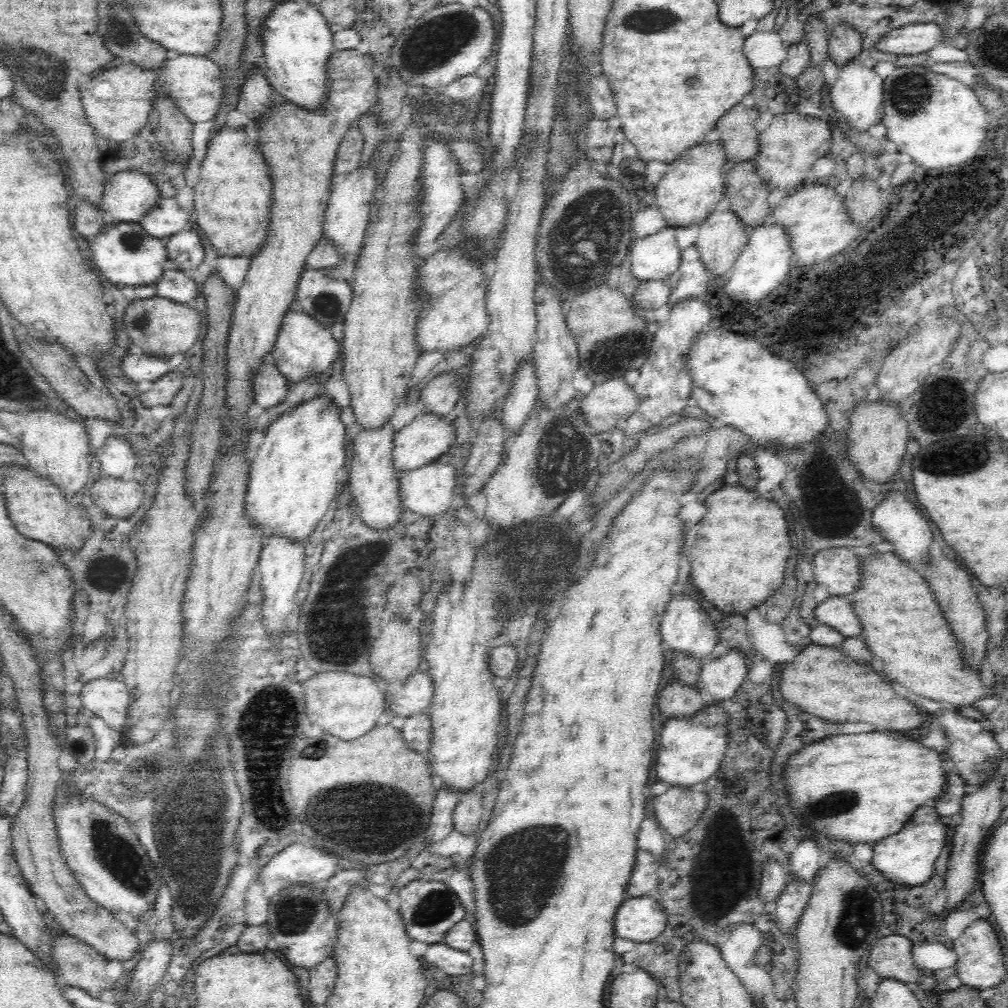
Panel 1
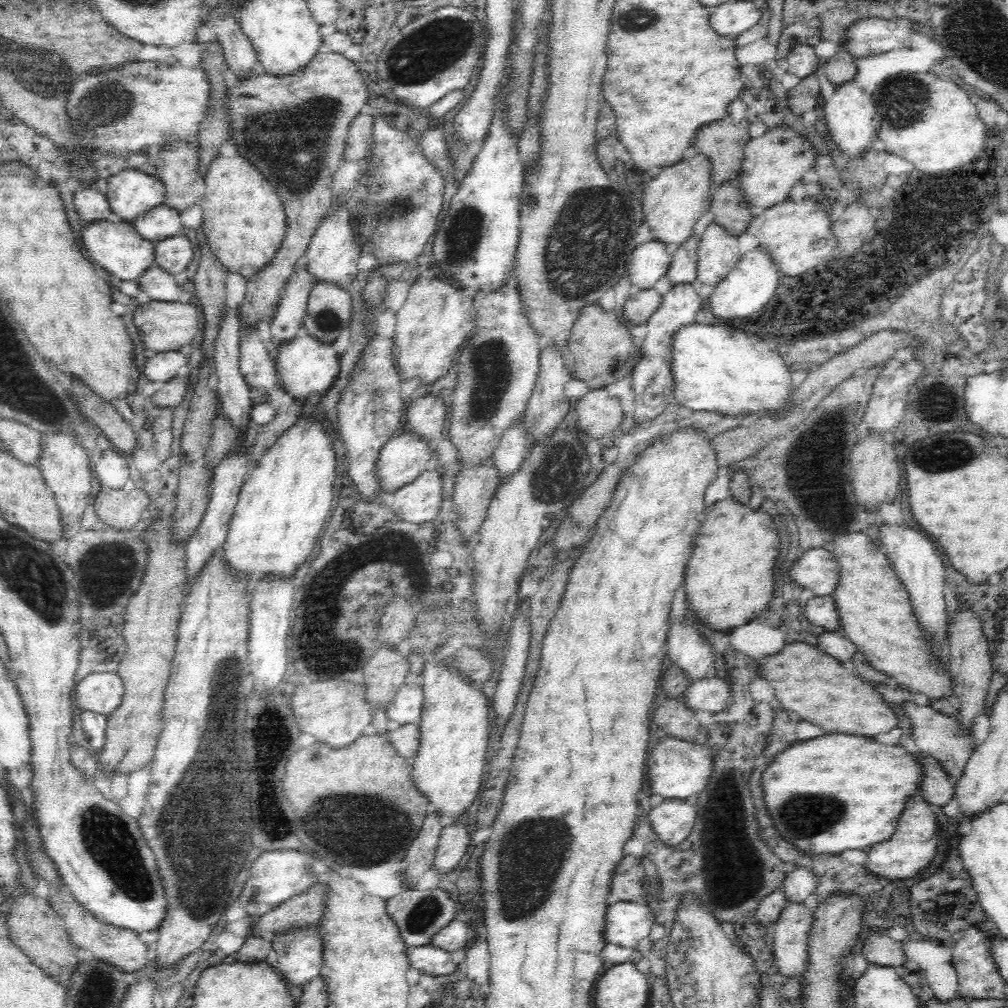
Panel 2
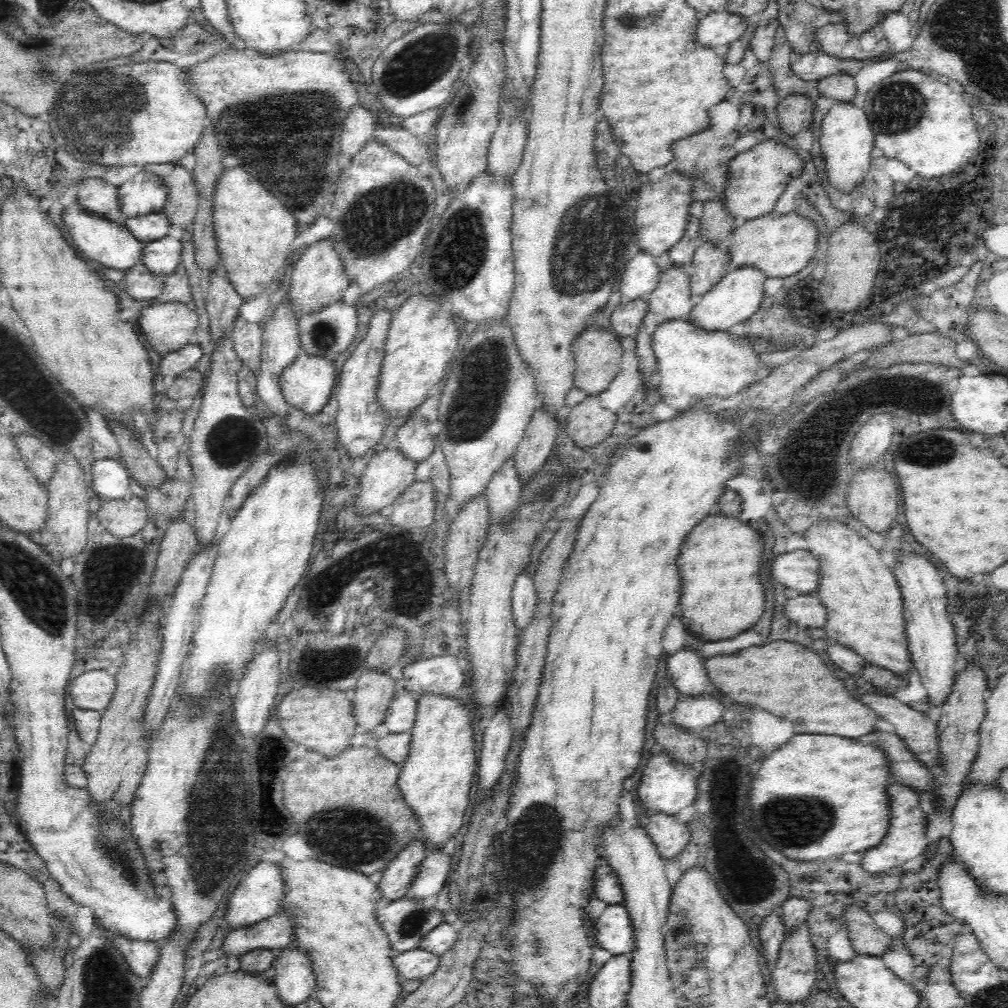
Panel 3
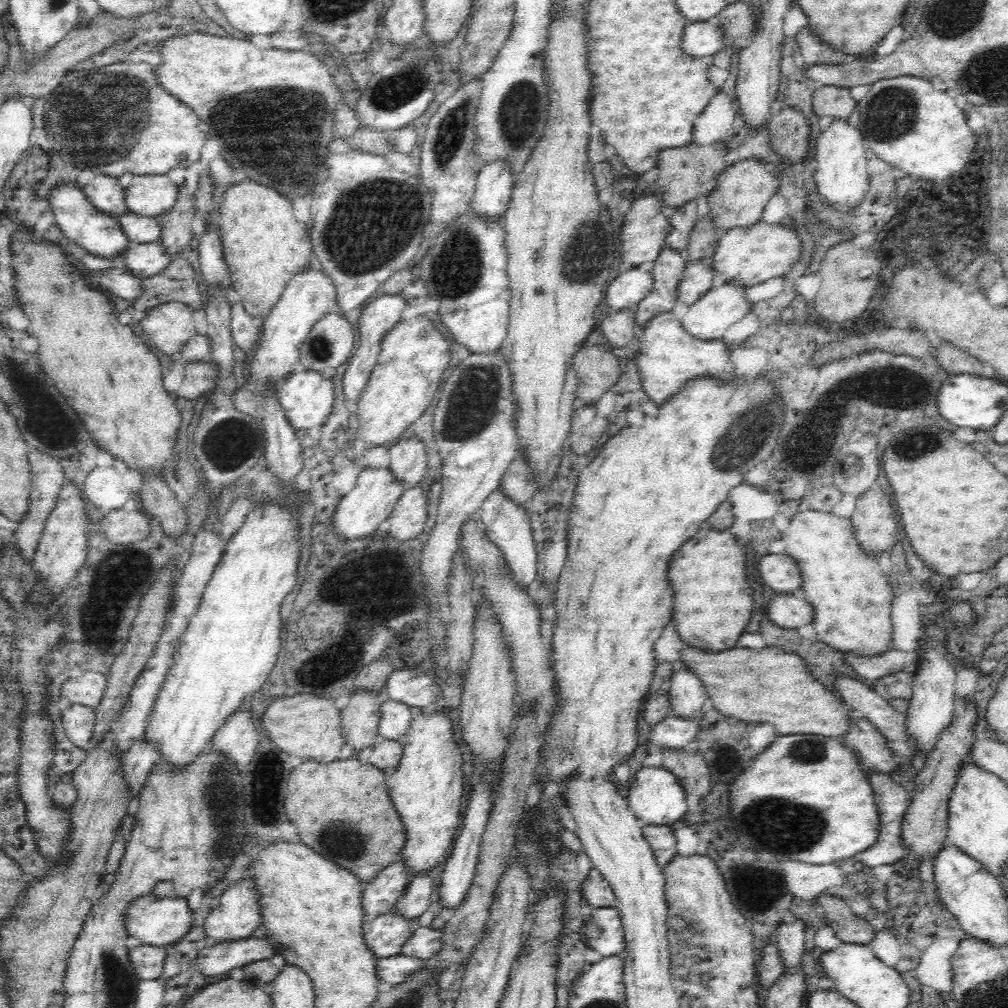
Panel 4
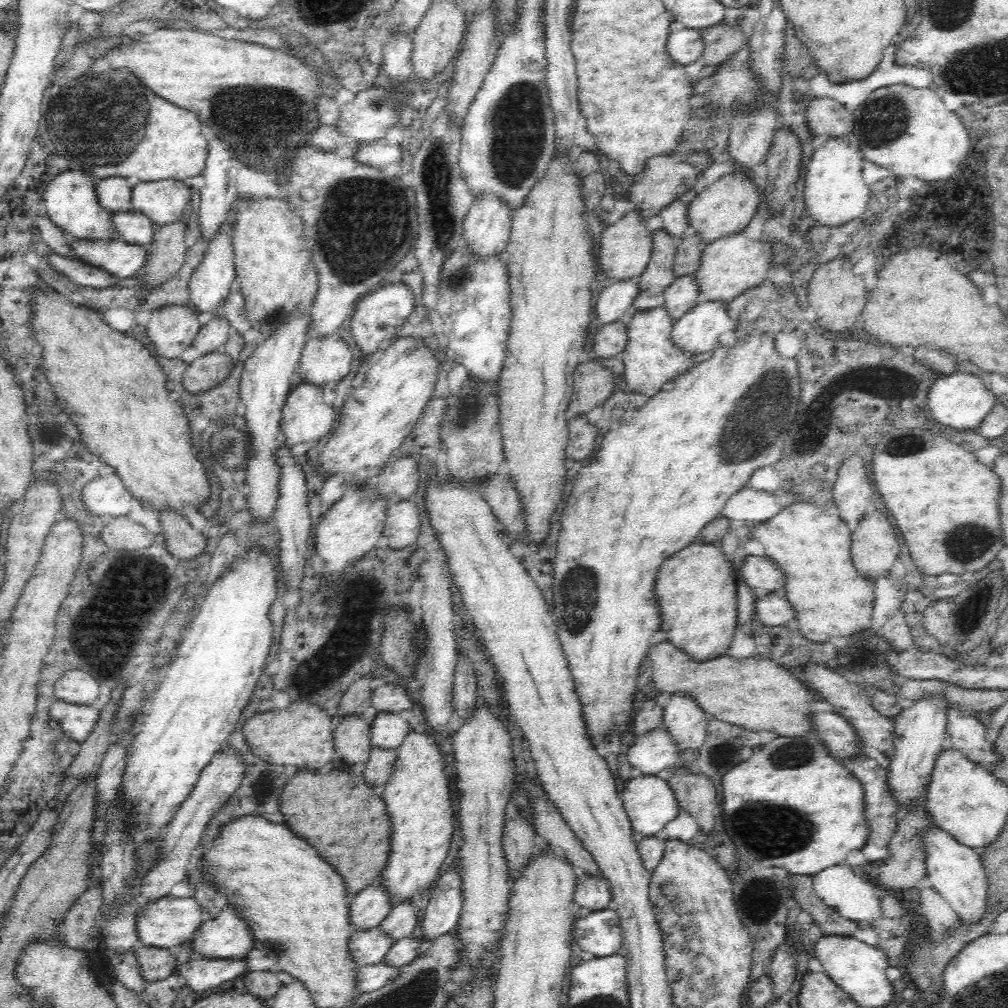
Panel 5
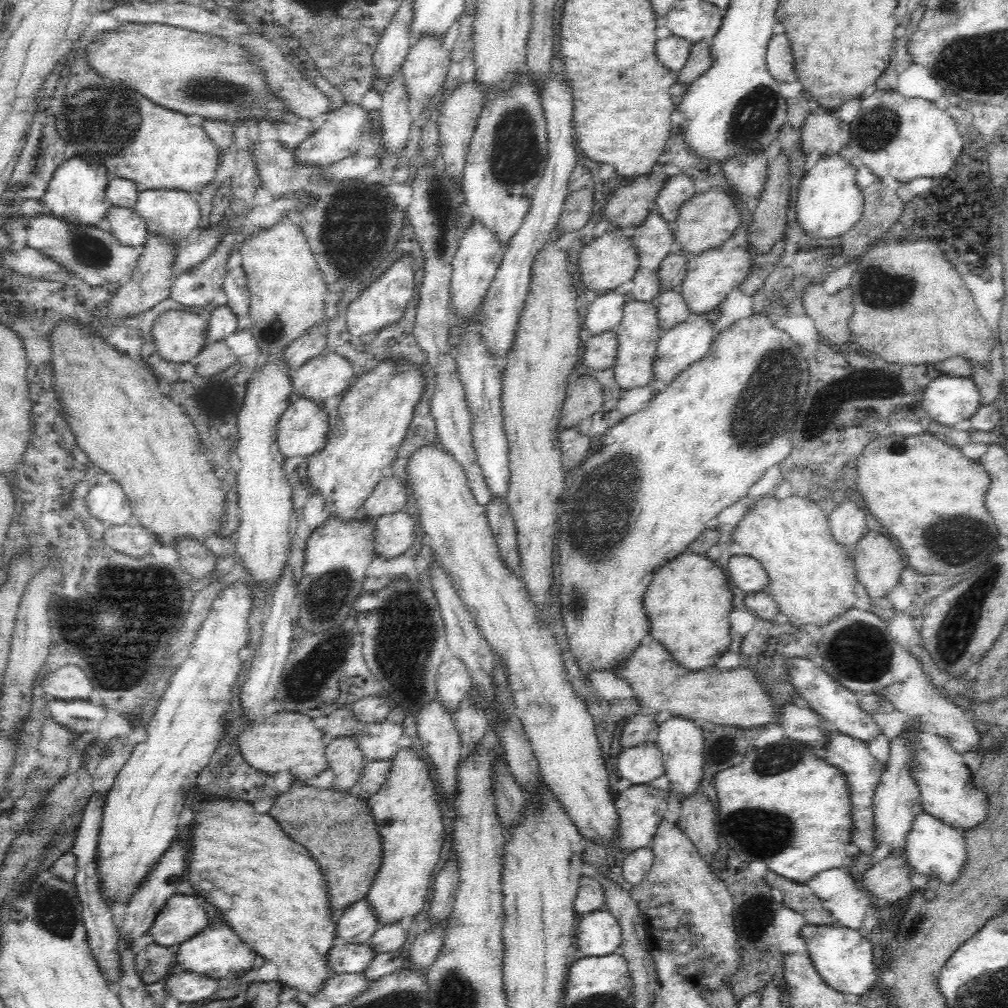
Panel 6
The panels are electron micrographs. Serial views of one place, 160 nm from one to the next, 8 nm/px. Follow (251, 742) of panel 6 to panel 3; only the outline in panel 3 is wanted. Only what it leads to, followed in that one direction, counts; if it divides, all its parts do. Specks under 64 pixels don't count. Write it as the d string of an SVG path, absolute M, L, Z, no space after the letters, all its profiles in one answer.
M300 688L288 692L282 702L276 702L276 719L280 727L294 744L304 744L306 750L318 752L324 758L334 758L348 748L350 738L358 731L354 723L352 703L346 694L338 690L318 690L318 688Z

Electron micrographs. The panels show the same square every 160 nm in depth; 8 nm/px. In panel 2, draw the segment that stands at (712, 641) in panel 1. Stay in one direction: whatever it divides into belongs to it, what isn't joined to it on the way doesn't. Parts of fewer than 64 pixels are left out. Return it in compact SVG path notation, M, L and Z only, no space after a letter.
M688 618L681 623L675 621L674 624L670 624L670 632L668 632L668 646L666 648L668 658L682 669L688 684L705 679L710 674L710 669L714 663L714 657L712 657L712 649L710 644L700 636L700 632L696 630L694 622Z

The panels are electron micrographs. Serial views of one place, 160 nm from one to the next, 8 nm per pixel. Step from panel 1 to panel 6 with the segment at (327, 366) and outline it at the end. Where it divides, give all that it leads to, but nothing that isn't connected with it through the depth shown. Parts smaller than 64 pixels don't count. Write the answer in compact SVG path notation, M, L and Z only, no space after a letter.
M306 398L288 405L276 431L276 444L284 460L312 456L322 450L330 428L327 421L323 406Z

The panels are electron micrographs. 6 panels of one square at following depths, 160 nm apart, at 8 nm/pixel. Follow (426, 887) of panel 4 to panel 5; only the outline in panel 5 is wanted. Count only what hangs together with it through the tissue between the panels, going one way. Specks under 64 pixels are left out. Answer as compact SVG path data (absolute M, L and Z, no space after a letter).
M402 902L400 906L391 910L386 919L379 924L379 927L388 937L392 938L392 942L396 942L416 934L420 925L420 918L421 914L410 902Z

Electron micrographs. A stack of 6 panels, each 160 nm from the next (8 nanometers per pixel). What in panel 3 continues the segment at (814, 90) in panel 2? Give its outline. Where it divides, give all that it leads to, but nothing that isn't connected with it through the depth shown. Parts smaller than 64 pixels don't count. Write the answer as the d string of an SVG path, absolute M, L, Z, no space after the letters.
M793 94L781 99L776 108L776 117L782 132L793 137L812 128L814 107L803 94Z

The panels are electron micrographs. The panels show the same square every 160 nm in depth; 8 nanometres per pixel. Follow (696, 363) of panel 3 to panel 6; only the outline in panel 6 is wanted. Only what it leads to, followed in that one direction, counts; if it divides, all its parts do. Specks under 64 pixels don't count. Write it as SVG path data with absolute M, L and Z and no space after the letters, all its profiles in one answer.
M626 300L615 333L618 341L617 356L612 369L615 382L621 390L649 385L653 377L656 344L662 333L656 319L656 304L650 301Z

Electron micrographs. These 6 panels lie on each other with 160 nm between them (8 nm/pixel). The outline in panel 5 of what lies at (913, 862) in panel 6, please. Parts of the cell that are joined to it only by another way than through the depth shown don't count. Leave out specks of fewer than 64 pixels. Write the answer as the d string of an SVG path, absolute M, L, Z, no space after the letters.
M932 824L922 839L922 849L925 853L926 878L934 890L952 906L960 920L976 922L984 915L987 908L986 876L982 867L980 848L970 848L960 844L947 830Z

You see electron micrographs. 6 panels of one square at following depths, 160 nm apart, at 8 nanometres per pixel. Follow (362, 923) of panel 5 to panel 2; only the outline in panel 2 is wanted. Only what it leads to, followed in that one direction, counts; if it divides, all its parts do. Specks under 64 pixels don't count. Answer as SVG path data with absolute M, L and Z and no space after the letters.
M430 811L418 835L400 858L402 863L406 863L406 870L400 872L406 881L404 884L406 889L414 889L419 879L432 869L440 830L442 830L442 824L438 815Z

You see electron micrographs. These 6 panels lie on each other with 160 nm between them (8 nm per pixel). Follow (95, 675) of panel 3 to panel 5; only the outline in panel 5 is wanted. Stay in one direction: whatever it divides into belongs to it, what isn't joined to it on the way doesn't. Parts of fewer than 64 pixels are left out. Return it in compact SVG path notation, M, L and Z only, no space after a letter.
M78 669L64 672L54 682L55 700L67 703L91 705L99 692L99 684L92 678L91 674Z

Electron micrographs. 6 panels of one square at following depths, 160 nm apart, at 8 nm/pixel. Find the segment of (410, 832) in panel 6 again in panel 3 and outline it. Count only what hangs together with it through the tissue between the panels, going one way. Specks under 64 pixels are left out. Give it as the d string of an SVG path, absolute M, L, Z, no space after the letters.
M422 695L417 698L414 726L410 732L410 750L401 766L398 789L406 805L416 815L420 838L424 839L425 856L440 852L448 840L462 828L470 790L477 768L472 713L454 697Z

